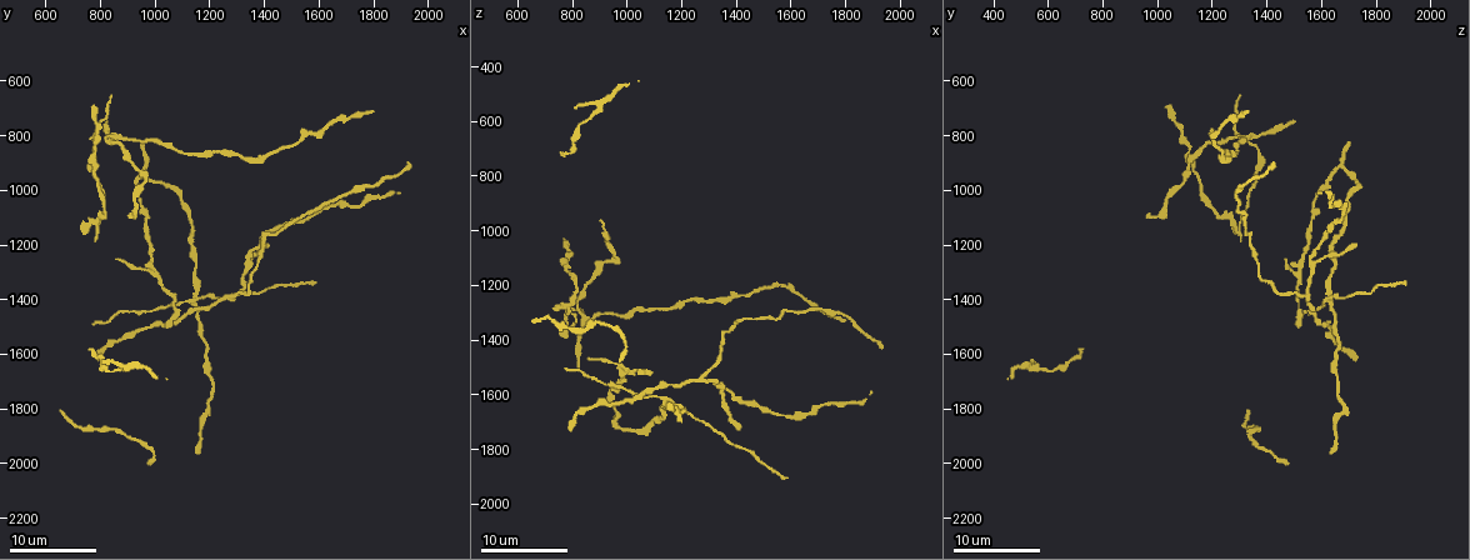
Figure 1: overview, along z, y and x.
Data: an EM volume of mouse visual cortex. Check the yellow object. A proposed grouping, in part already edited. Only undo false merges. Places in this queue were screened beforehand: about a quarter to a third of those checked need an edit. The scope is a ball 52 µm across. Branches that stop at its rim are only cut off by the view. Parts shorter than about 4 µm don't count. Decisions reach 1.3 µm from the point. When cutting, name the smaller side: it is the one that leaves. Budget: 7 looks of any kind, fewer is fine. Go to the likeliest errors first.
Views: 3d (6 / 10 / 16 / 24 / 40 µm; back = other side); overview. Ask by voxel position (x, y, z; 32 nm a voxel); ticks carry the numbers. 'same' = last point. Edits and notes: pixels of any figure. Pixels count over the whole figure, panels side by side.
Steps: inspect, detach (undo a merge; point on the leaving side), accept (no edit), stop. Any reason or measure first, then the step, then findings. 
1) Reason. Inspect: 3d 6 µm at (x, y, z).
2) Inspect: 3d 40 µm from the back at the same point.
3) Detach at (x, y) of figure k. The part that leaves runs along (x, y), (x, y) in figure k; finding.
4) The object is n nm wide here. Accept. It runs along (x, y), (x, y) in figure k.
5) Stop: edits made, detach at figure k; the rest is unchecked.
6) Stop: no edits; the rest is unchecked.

Thick turns thin. Inspect: 3d 10 µm at (1010, 1310, 1520).

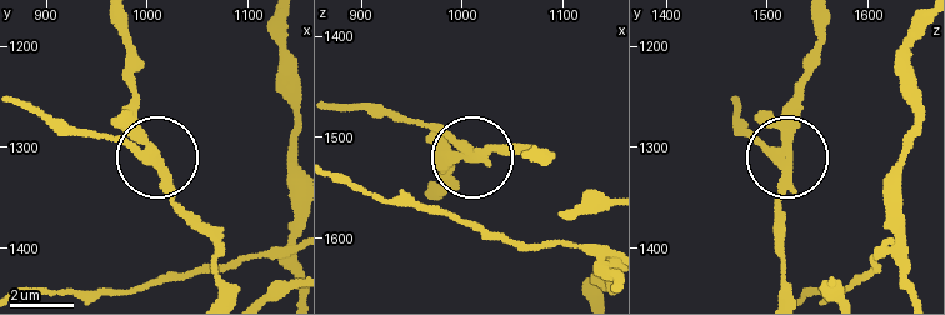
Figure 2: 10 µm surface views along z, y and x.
Detach at (119, 139) of figure 2. The part that leaves runs along (150, 158), (24, 106) in figure 2; a second cell is stuck on.

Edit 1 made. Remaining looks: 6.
Inspect: overview.

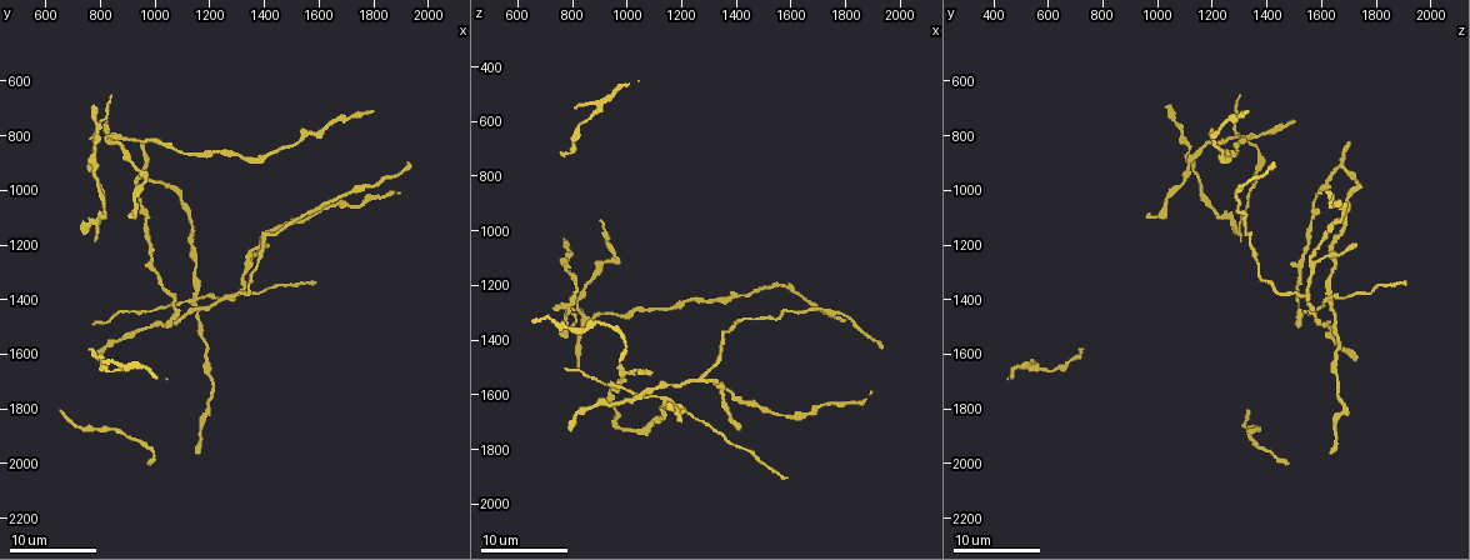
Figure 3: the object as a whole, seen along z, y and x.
Inspect: 3d 16 µm at (780, 1130, 1280).

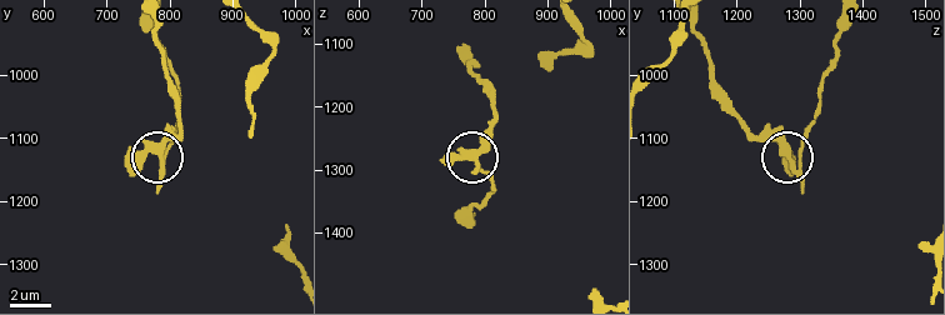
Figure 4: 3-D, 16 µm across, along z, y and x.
Inspect: 3d 6 µm at (785, 1135, 1295).

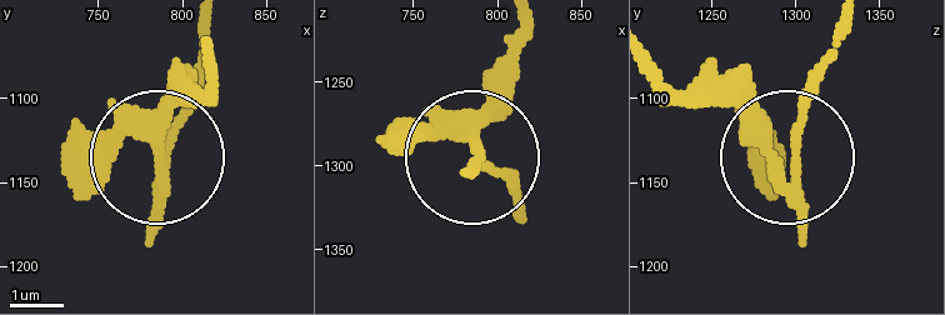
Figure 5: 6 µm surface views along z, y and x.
The object is 260 nm wide here. Detach at (504, 173) of figure 5. The part that leaves runs along (151, 191), (205, 21) in figure 5; two cells meet here.

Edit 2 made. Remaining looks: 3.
Inspect: overview.

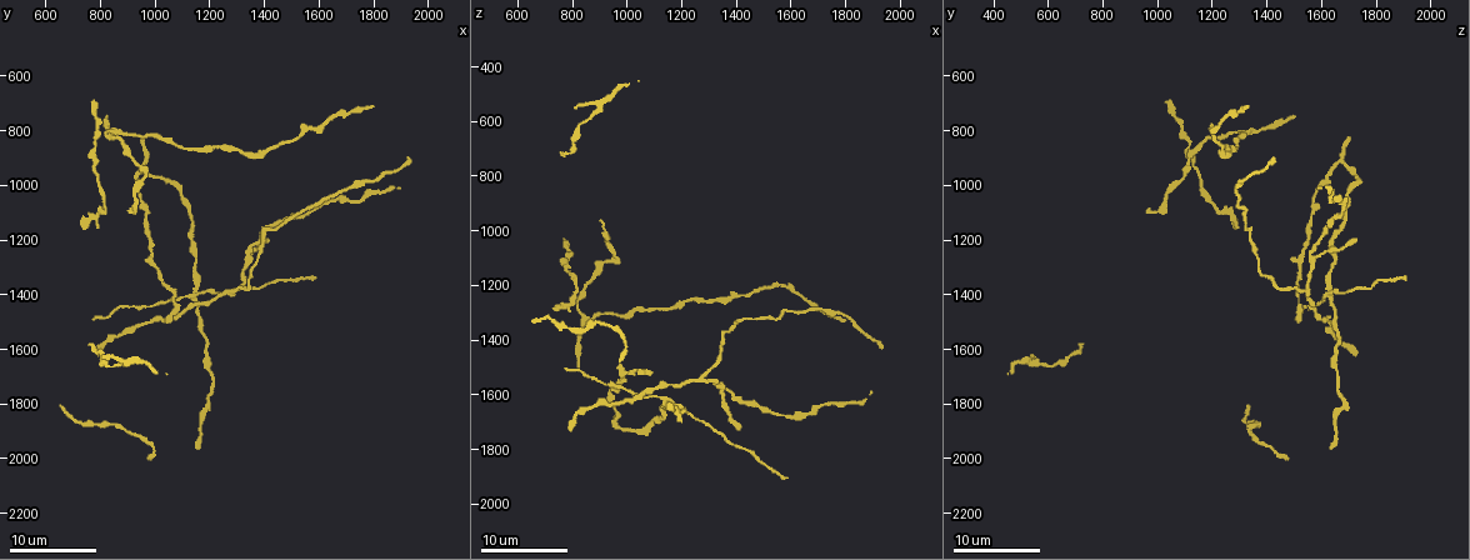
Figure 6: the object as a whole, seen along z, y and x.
Two arms in line, one across. Inspect: 3d 16 µm at (1600, 790, 1230).

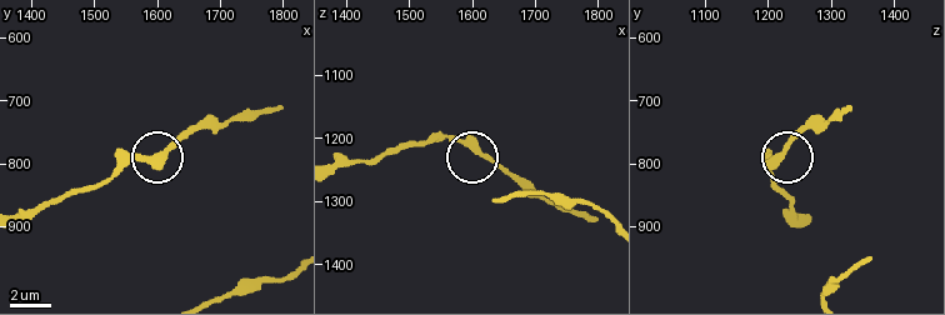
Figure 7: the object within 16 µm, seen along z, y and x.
Accept. One cell here.

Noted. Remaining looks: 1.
Stop: edits made, detach at figure 2, detach at figure 5; the rest is unchecked.

